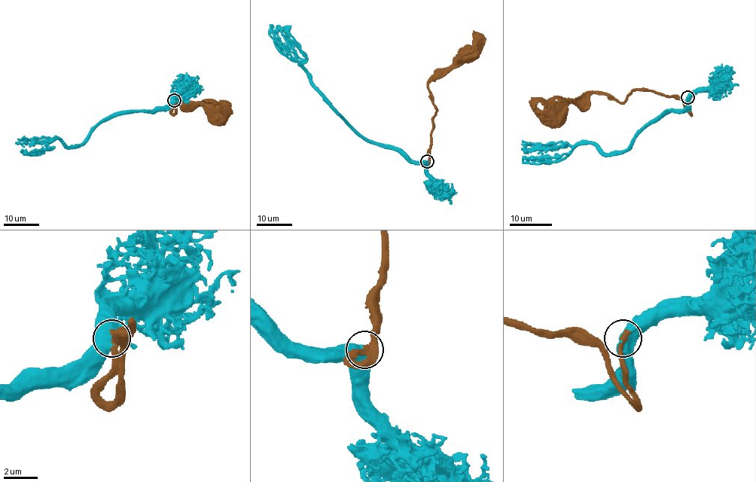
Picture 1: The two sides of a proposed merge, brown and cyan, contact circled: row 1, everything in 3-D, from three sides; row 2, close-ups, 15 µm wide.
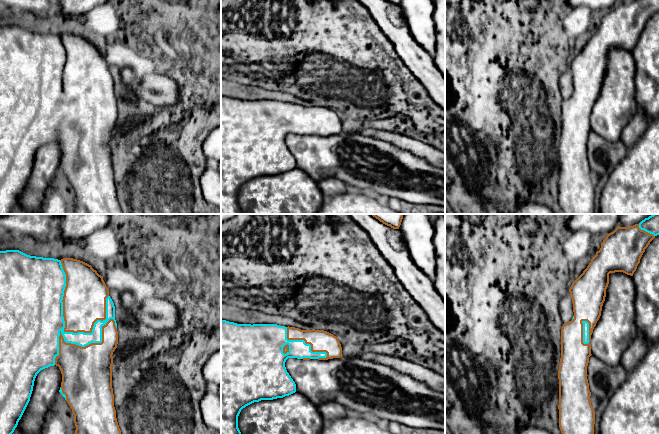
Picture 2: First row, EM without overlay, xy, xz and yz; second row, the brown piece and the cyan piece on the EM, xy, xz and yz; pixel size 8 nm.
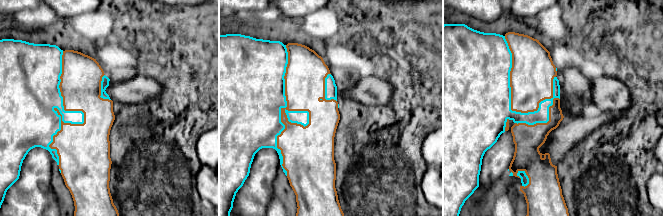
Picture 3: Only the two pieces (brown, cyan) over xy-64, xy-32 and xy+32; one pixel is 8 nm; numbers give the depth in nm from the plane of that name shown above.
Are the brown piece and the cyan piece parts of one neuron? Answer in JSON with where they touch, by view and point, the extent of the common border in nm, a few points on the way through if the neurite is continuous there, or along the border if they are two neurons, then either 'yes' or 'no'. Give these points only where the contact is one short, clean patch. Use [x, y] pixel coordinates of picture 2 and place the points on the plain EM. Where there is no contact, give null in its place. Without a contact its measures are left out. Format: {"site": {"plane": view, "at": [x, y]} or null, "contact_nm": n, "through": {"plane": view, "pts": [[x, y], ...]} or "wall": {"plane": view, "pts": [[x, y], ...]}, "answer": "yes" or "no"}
{"site": {"plane": "xy", "at": [63, 84]}, "contact_nm": 650, "answer": "yes"}

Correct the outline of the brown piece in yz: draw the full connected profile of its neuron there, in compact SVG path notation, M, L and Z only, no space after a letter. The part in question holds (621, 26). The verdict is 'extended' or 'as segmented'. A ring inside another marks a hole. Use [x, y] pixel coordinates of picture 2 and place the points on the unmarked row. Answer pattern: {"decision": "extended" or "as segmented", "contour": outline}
{"decision": "extended", "contour": "M635 0L618 2L607 10L601 24L591 35L583 49L572 59L569 68L574 92L561 105L561 134L559 155L559 203L562 214L595 214L595 187L590 178L591 168L587 155L587 142L591 130L591 111L601 92L602 82L609 60L609 50L623 48L633 52L640 35L650 18L659 11L659 0Z"}

